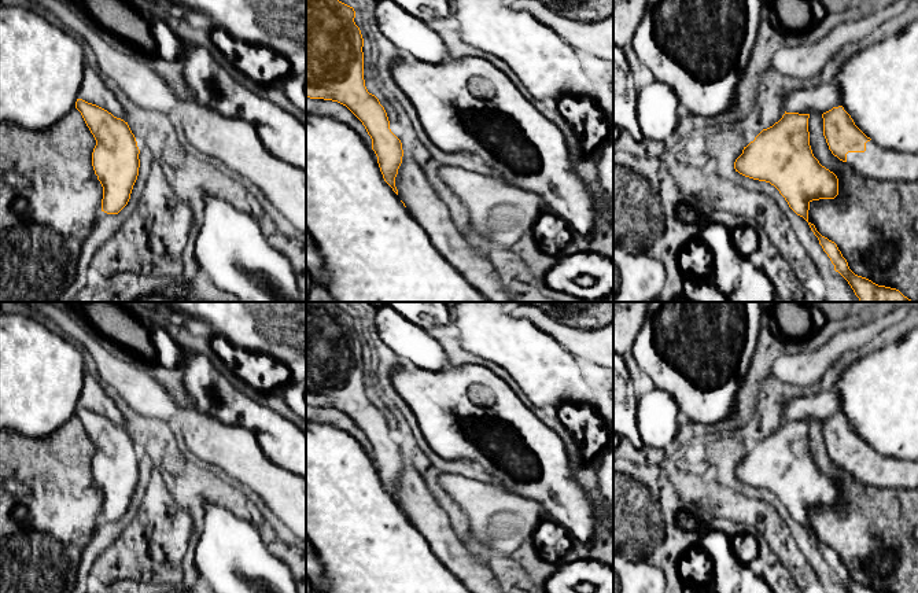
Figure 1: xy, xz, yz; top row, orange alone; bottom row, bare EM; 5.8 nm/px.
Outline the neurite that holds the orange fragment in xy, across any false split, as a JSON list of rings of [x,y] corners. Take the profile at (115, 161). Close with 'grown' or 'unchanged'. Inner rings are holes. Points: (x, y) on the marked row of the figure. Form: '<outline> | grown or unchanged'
[[[85,66],[75,108],[81,113],[86,126],[96,140],[92,152],[92,166],[103,187],[102,211],[118,214],[129,202],[139,176],[140,150],[134,135],[123,118],[123,108],[113,91],[91,67]]] | grown

